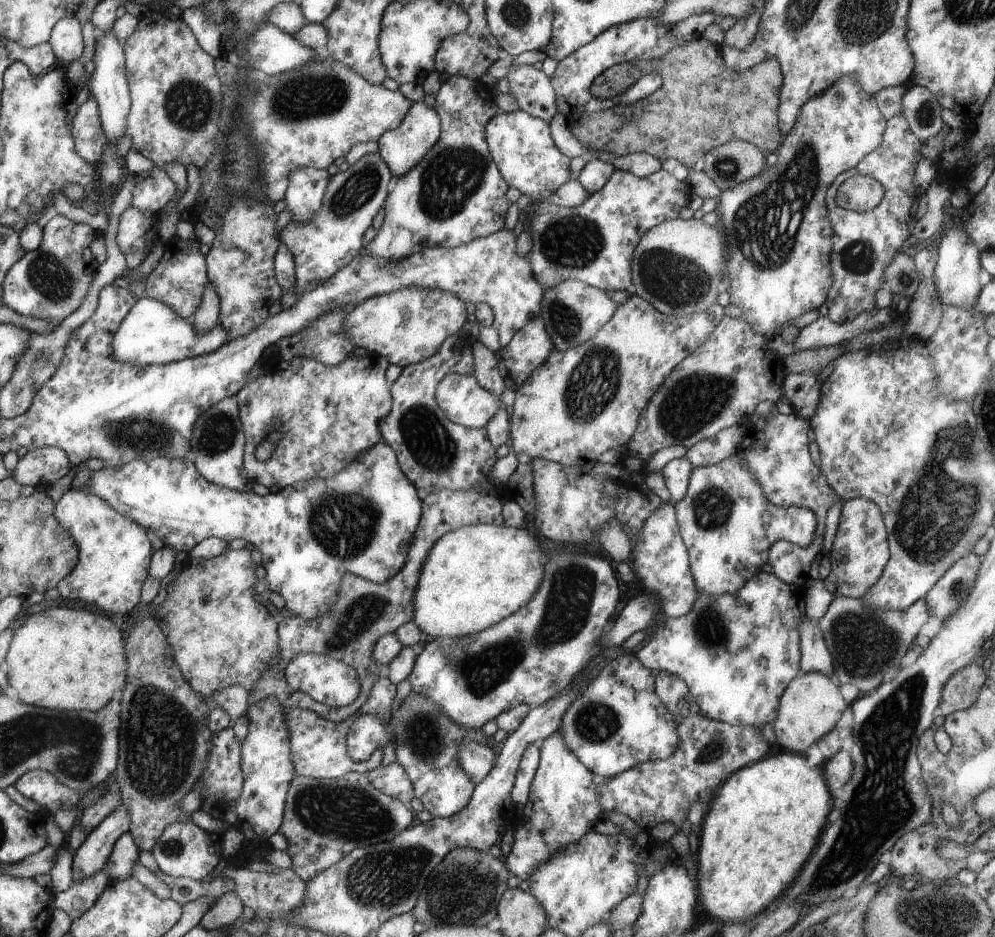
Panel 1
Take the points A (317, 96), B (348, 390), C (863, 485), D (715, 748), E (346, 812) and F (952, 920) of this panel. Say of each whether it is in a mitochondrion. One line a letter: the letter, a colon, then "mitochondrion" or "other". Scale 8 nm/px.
A: mitochondrion
B: other
C: other
D: mitochondrion
E: mitochondrion
F: mitochondrion

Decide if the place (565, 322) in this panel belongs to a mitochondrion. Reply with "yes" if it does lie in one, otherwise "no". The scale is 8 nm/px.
yes

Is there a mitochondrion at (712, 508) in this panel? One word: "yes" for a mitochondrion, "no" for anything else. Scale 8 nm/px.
yes

